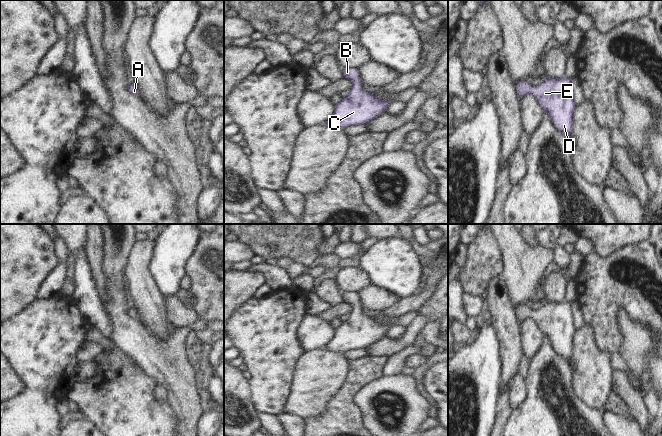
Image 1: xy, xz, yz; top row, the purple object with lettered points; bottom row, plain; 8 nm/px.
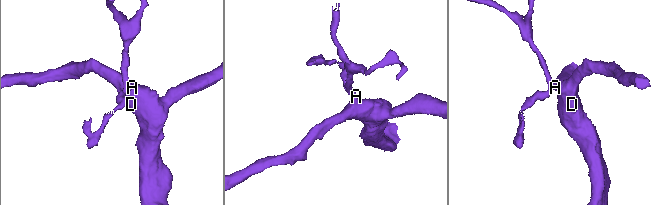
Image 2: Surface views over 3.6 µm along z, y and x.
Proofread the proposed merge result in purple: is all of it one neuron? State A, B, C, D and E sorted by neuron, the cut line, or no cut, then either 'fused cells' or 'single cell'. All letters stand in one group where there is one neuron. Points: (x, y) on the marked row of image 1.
groups A B C D E; cut none; single cell

